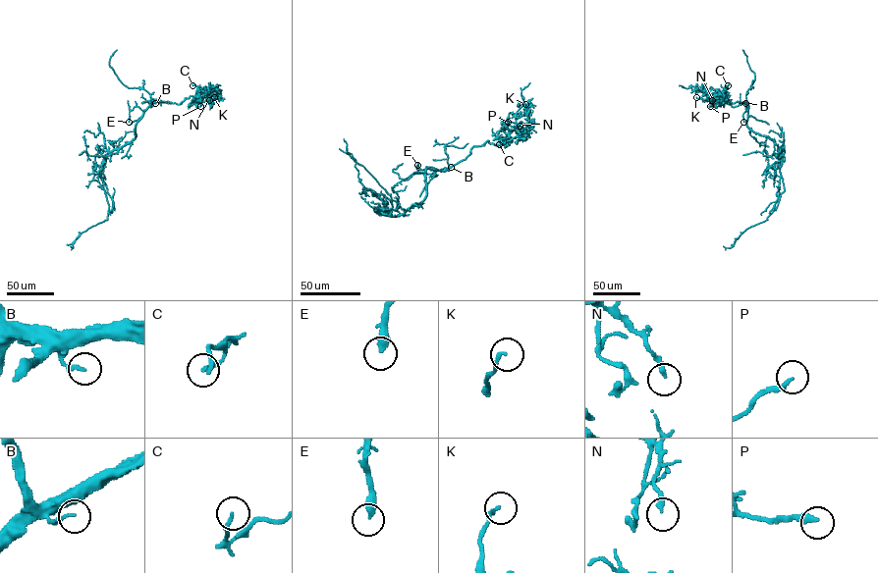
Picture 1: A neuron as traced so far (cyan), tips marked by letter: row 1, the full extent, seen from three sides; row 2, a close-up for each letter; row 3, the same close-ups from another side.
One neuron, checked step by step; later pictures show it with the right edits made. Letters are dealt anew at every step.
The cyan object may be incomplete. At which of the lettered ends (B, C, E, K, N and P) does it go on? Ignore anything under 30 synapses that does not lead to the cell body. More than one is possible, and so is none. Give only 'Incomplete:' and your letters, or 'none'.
Incomplete: none

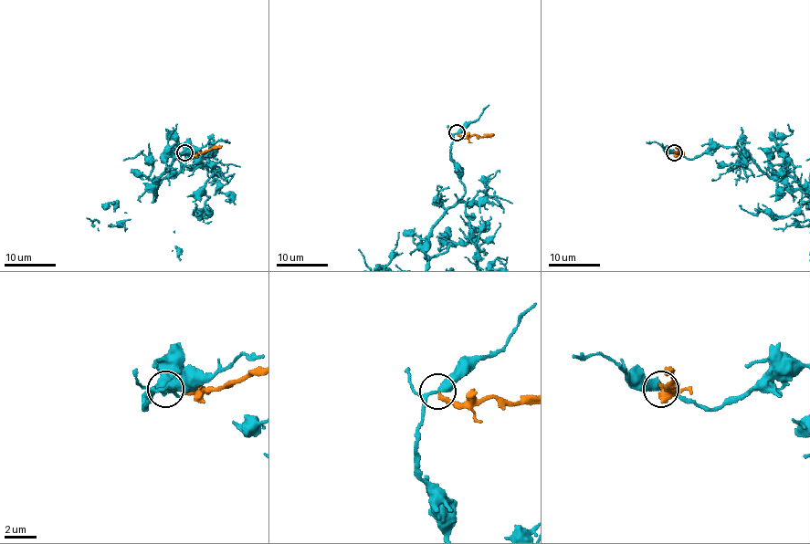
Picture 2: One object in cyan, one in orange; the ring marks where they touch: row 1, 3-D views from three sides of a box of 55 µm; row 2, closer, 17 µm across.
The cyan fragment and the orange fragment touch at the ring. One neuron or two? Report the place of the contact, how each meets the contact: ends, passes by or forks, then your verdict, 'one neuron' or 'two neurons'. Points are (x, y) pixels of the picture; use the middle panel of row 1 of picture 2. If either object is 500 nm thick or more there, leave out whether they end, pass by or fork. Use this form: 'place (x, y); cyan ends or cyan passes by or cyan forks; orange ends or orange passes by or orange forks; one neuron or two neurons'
place (457, 132); cyan forks; orange ends; two neurons

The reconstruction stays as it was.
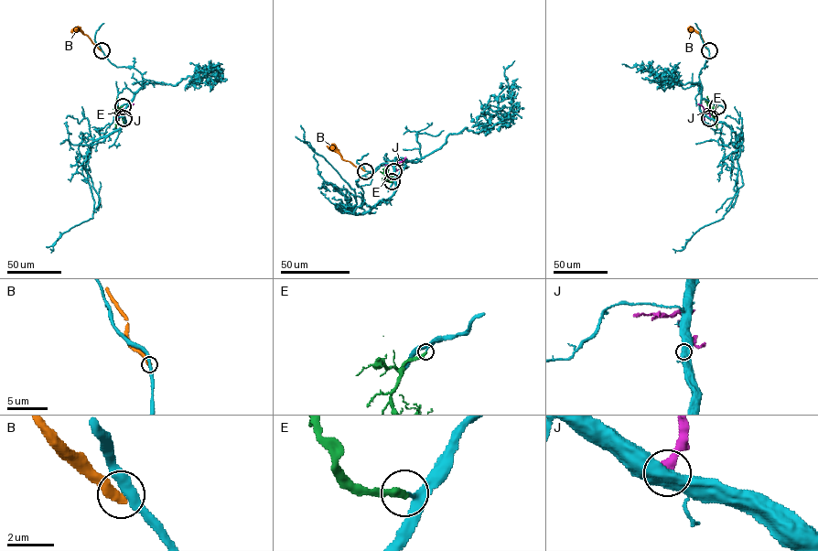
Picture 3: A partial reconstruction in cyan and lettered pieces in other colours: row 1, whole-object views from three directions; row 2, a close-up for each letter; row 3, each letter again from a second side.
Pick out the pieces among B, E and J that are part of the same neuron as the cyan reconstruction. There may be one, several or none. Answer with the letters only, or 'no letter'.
no letter

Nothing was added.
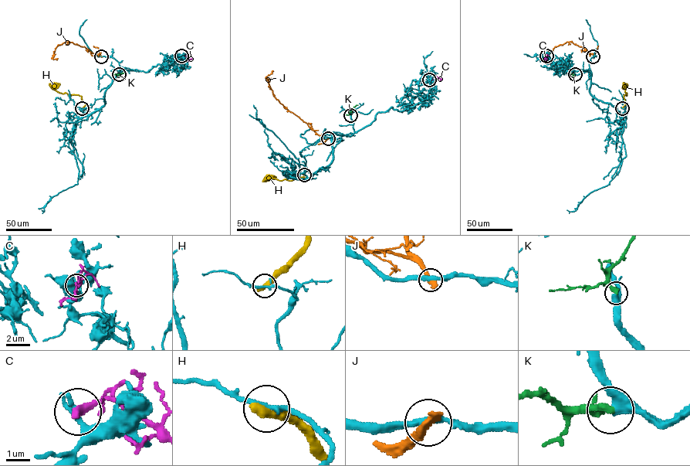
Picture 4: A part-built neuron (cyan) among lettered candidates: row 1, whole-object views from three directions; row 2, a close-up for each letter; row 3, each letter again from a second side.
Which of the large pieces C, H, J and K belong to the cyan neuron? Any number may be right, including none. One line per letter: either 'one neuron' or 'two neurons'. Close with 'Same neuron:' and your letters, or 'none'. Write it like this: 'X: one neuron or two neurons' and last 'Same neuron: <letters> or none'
C: two neurons
H: two neurons
J: two neurons
K: two neurons
Same neuron: none

